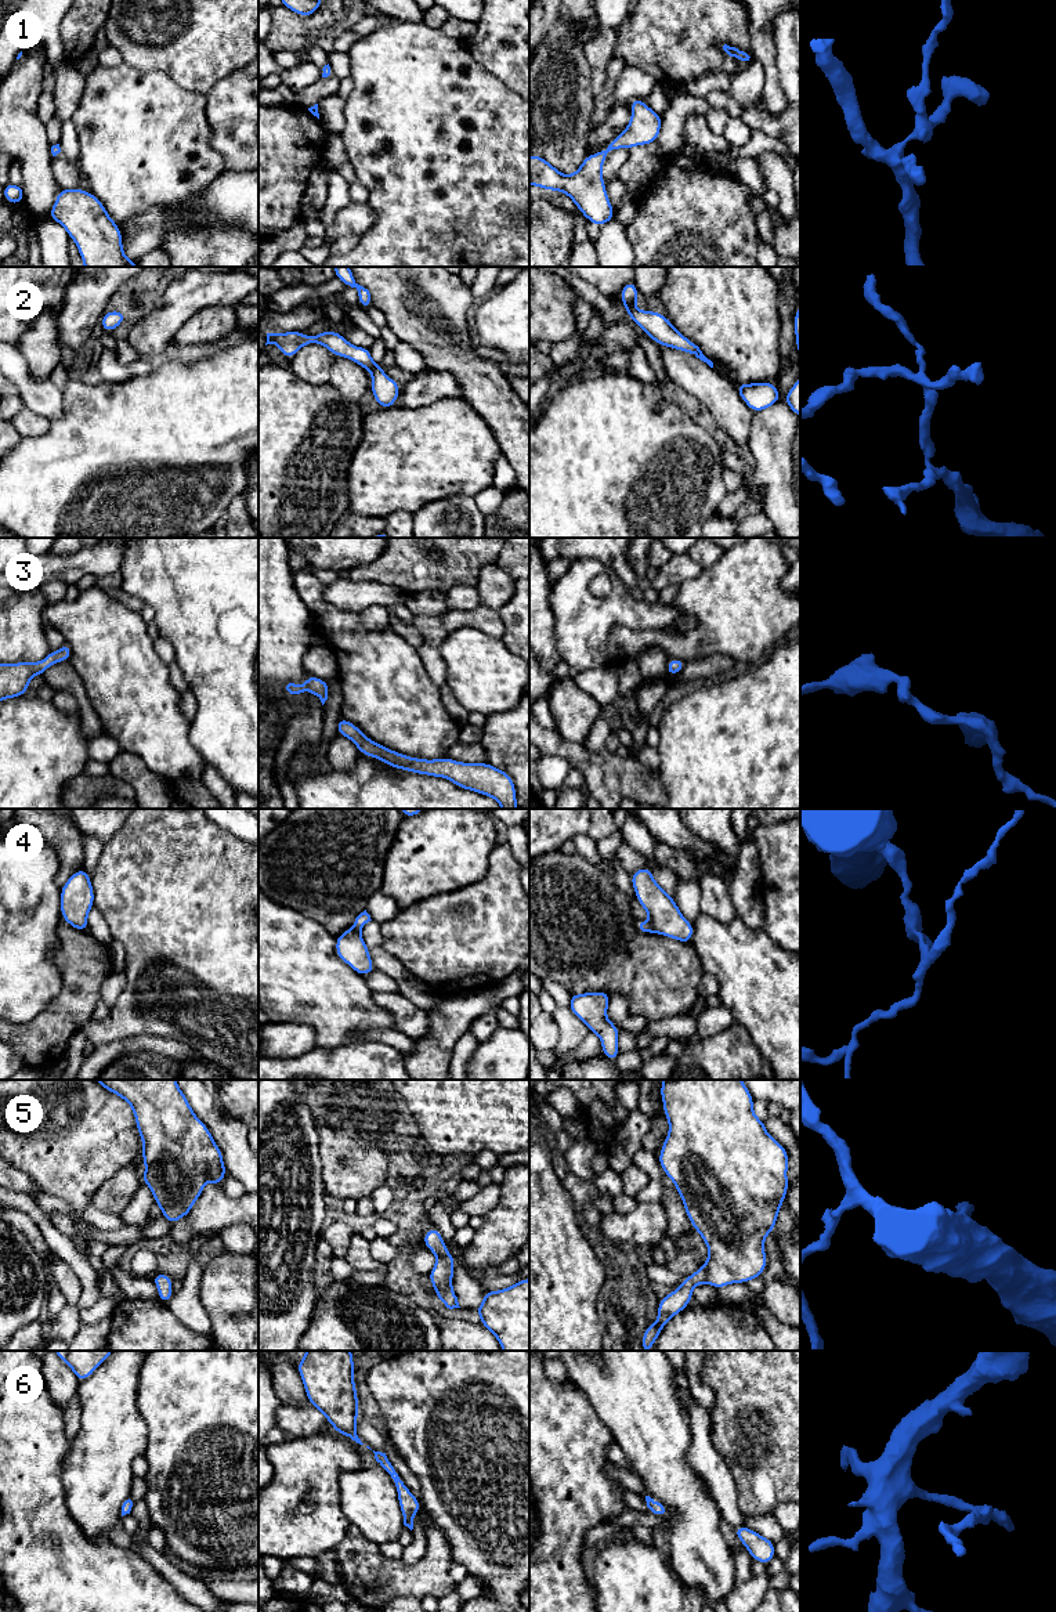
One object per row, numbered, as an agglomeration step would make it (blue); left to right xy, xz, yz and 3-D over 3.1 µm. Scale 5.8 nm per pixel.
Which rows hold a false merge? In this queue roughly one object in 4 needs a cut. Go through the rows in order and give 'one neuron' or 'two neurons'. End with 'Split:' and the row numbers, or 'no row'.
1: one neuron
2: one neuron
3: one neuron
4: two neurons
5: one neuron
6: one neuron
Split: 4

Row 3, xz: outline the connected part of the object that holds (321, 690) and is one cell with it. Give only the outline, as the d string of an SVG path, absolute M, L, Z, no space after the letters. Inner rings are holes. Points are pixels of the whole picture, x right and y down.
M307 675L305 684L289 683L286 686L286 690L290 694L300 694L304 691L311 691L321 700L322 705L325 704L325 701L328 700L328 695L329 695L329 686L328 686L326 680L318 679L312 675Z

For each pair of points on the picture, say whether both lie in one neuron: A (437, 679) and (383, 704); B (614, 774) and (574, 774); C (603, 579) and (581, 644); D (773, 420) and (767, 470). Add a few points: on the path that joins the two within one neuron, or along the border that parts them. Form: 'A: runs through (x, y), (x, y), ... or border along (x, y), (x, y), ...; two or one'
A: border along (419, 650), (425, 669), (438, 689); two
B: border along (571, 766), (581, 773), (585, 784); two
C: border along (606, 573), (610, 592), (596, 597); two
D: runs through (767, 433), (767, 458); one

